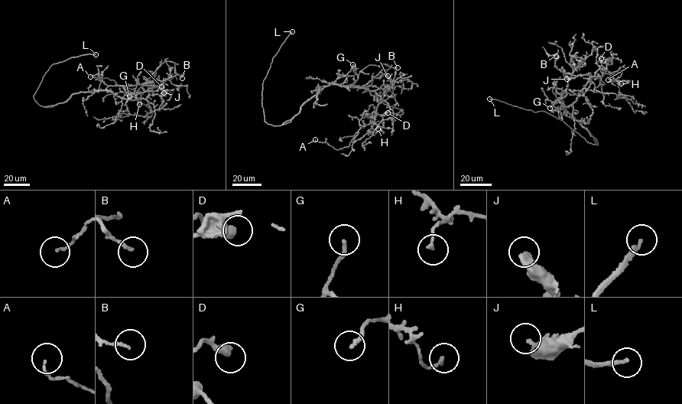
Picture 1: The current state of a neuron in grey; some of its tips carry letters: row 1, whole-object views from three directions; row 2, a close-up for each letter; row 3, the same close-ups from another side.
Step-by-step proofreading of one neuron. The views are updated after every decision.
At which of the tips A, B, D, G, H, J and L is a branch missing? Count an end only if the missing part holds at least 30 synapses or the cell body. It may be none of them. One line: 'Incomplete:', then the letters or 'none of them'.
Incomplete: G, L

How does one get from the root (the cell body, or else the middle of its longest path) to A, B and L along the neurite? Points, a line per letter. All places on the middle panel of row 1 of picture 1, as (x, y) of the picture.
A: (310, 99), (336, 84), (375, 92), (378, 103), (375, 121), (362, 127), (348, 146), (337, 150), (315, 139)
B: (310, 99), (330, 83), (362, 86), (382, 69), (397, 67)
L: (310, 99), (299, 112), (282, 125), (274, 125), (264, 121), (263, 80), (273, 57), (292, 31)

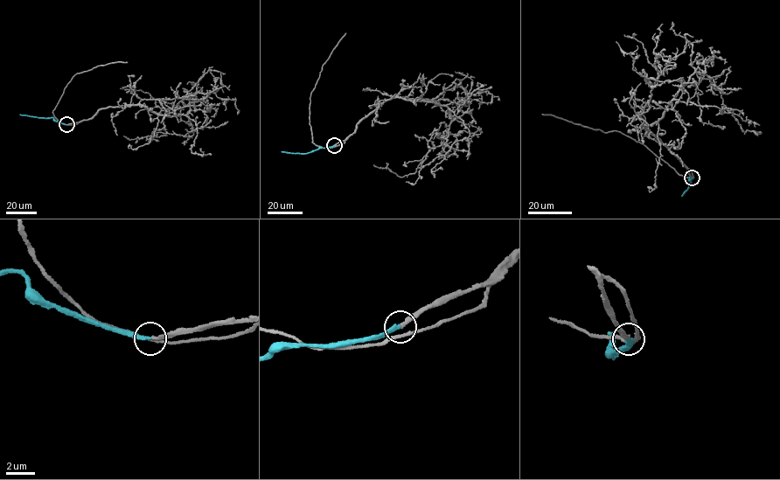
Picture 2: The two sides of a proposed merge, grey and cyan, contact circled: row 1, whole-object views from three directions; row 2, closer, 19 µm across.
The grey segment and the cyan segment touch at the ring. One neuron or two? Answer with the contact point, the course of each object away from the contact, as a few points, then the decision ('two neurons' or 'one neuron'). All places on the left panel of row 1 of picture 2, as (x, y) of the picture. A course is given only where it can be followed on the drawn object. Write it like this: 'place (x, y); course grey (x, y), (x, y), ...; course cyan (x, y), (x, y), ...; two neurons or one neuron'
place (66, 124); course grey (66, 124), (112, 107), (139, 104), (172, 116), (191, 109), (189, 103), (163, 110), (148, 93), (121, 88); course cyan (66, 124), (52, 118), (20, 114); one neuron

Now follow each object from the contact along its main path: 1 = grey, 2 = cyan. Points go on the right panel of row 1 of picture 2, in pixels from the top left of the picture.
1: (692, 177), (644, 125), (659, 120), (694, 73), (707, 75), (716, 89), (728, 68), (706, 87)
2: (692, 177), (690, 180), (689, 177), (690, 184), (682, 196)

